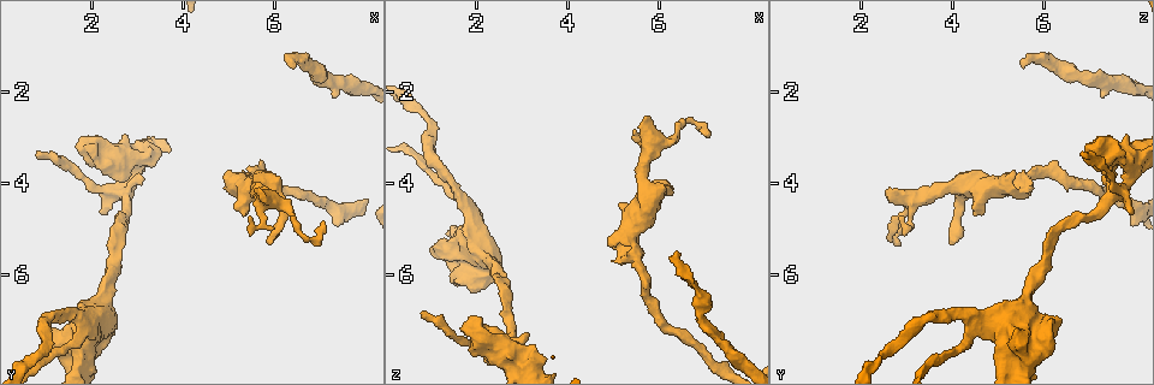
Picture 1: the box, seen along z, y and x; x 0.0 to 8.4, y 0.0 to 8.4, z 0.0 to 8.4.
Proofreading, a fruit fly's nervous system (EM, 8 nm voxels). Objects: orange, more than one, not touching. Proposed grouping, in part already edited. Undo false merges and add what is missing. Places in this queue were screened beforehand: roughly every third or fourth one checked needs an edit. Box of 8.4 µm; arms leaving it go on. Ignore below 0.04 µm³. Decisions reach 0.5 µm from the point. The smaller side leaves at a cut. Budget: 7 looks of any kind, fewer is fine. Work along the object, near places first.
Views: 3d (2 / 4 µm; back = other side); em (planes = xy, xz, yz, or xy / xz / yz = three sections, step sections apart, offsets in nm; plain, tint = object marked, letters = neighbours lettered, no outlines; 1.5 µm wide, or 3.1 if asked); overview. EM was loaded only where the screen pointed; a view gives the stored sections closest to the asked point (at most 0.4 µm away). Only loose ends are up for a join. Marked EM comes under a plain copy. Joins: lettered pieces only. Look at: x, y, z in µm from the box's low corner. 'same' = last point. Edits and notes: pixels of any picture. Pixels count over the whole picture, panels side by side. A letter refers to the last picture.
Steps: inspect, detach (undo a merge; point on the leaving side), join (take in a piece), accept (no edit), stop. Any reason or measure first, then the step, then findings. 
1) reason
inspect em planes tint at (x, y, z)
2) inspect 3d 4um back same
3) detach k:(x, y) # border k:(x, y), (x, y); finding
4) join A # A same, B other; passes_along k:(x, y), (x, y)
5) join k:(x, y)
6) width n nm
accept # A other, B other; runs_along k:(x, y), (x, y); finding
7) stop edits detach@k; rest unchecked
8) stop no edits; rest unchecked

an open end
inspect 3d 4um back at (0.85, 3.35, 6.85)

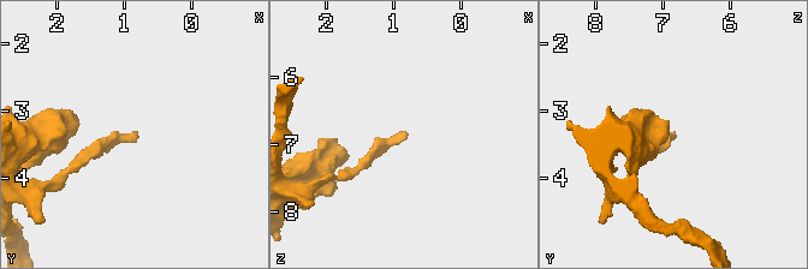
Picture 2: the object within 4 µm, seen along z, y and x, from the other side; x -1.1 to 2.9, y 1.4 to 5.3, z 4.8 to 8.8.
inspect em xz step 4 tint at (0.80, 3.35, 6.85)

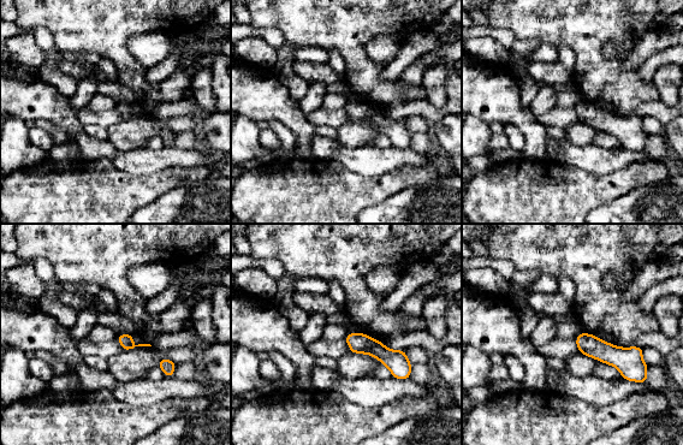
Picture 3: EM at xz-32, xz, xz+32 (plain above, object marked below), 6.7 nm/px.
inspect em planes letters same

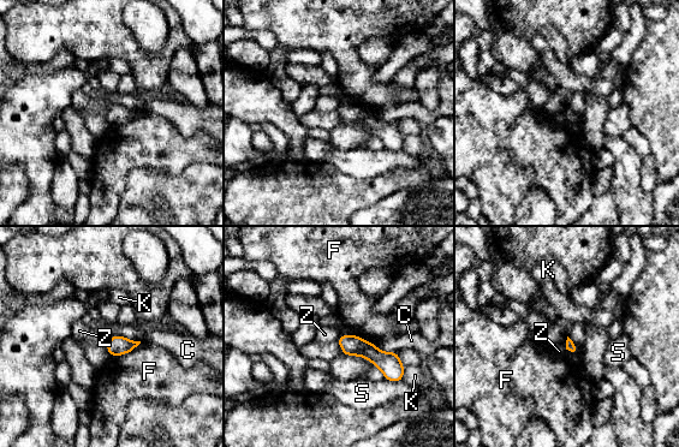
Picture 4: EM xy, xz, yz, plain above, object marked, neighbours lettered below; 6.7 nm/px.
accept # C other, F other, K other, S other, Z other; runs_along 4:(343, 338), (374, 353), (399, 377); none of them fits

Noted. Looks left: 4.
free end
inspect em xz step 8 letters at (5.85, 5.40, 4.00)

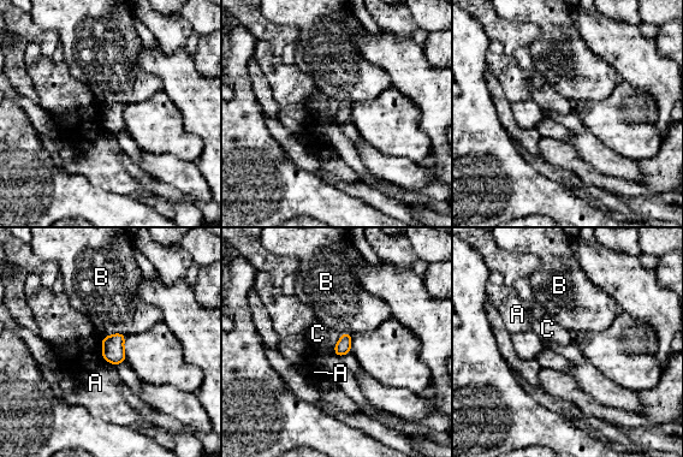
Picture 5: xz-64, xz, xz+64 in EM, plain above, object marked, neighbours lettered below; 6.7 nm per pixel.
accept # A other, B other, C other; no lettered piece goes on from it

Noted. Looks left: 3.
free end
inspect 3d 4um at (5.60, 4.15, 2.60)

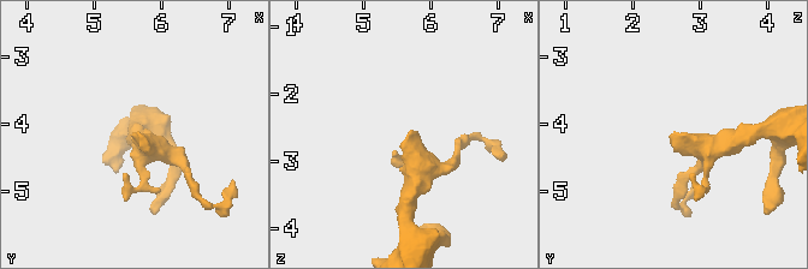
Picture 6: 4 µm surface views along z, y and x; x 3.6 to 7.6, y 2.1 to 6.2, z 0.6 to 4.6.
now the EM
inspect em xz step 8 tint at (5.65, 4.10, 2.60)

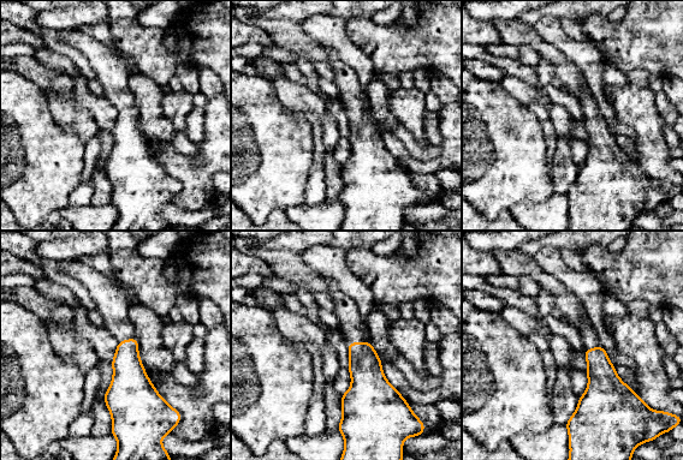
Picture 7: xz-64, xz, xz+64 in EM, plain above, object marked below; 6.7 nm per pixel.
inspect em xz step 8 letters same

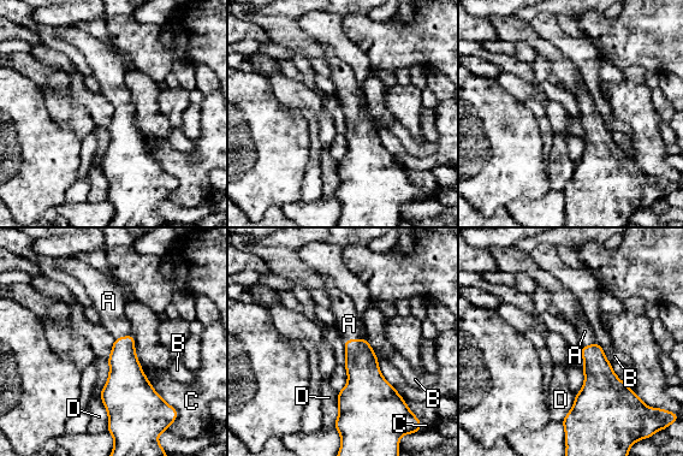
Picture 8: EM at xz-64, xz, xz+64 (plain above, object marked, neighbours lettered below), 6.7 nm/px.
join A # A same, B other, C other, D other; passes_along 8:(364, 377), (355, 341), (349, 324); it goes on there

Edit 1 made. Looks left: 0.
stop edits join@8; rest unchecked

